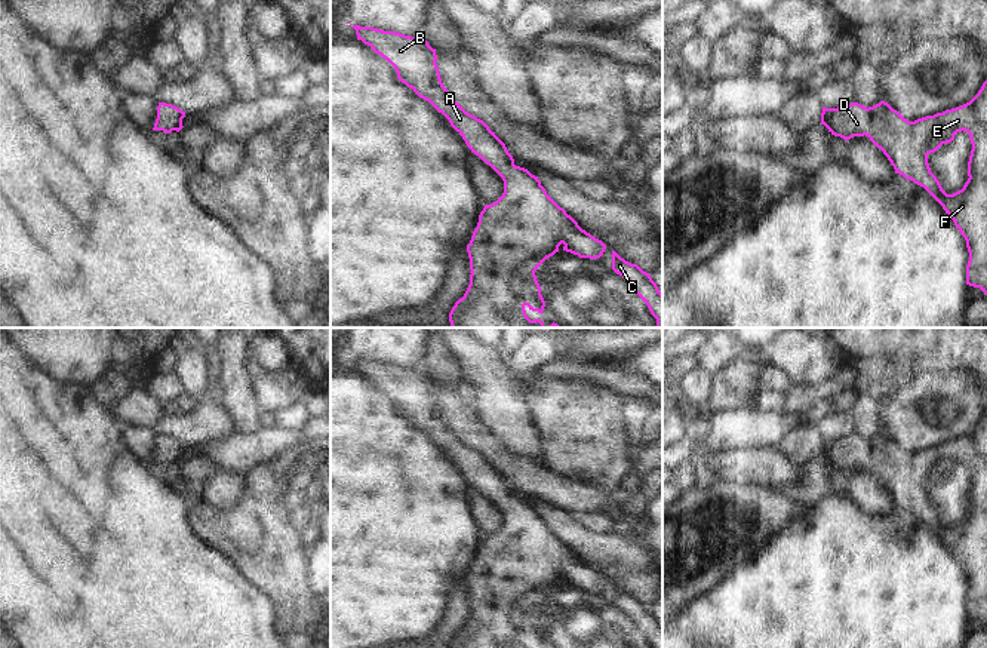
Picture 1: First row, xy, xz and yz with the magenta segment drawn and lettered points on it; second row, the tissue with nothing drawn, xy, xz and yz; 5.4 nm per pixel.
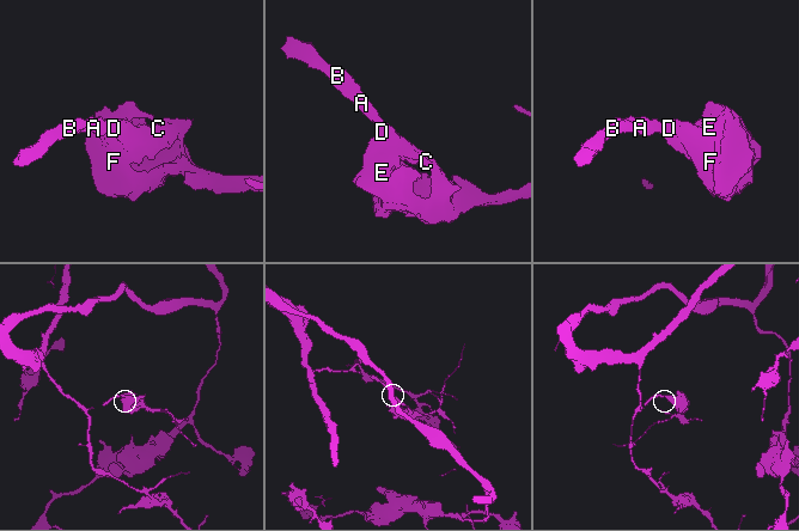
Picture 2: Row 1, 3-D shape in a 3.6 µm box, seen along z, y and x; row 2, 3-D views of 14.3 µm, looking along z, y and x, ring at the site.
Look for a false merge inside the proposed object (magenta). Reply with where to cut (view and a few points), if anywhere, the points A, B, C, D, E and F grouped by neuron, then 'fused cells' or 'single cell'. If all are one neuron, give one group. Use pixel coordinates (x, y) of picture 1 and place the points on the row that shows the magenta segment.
no cut; A B C D E F; single cell

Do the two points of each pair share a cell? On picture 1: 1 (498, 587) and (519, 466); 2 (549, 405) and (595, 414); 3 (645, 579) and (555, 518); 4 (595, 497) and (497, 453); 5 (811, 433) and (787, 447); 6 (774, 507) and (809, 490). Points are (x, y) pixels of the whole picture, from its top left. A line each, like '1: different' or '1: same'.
1: different
2: same
3: same
4: same
5: same
6: different

